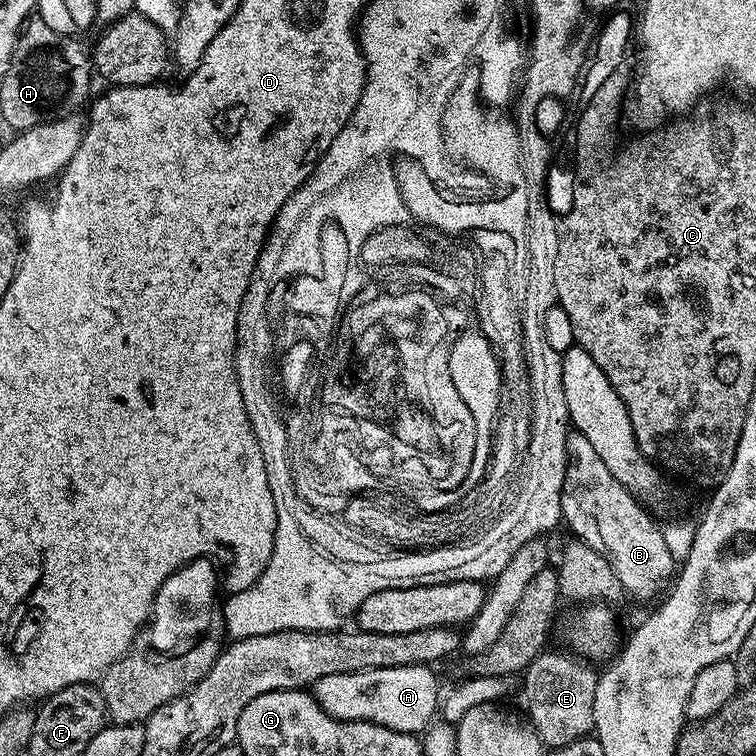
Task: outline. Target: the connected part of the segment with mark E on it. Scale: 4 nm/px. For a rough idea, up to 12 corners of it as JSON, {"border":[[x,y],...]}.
{"border":[[545,650],[524,704],[545,749],[591,737],[598,672]]}

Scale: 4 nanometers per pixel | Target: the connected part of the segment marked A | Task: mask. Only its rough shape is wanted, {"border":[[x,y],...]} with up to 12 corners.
{"border":[[426,664],[326,674],[336,720],[420,734],[442,696]]}

